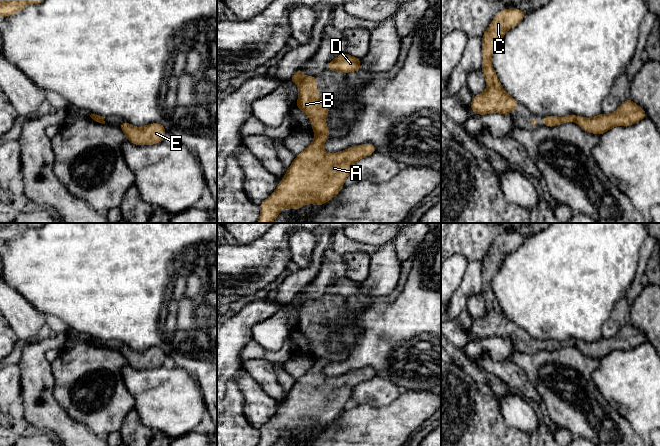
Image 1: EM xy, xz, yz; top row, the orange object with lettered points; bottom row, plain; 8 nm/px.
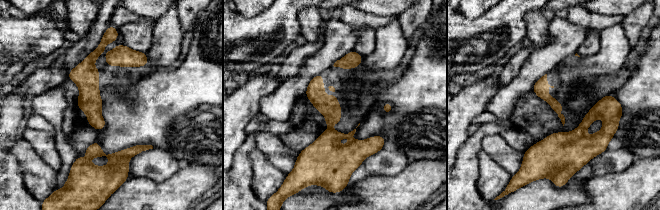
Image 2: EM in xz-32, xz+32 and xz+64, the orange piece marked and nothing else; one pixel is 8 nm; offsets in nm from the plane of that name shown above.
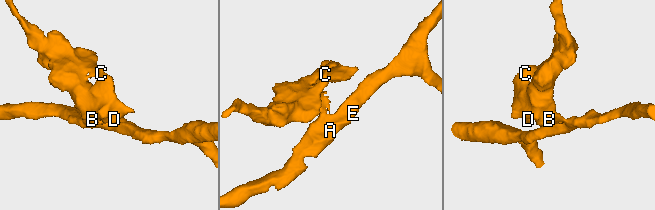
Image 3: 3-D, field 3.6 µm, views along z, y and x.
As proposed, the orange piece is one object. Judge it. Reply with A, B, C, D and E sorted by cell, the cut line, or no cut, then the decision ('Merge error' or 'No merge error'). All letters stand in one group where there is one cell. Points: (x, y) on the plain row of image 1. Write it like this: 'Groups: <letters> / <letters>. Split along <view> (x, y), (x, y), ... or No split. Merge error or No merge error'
Groups: A E / B C D. Split along xz (327, 358), (315, 359). Merge error

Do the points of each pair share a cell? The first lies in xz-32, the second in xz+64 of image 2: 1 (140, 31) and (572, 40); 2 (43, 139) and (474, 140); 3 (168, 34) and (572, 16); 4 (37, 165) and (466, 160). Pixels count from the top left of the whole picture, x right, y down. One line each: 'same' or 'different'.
1: different
2: different
3: different
4: different

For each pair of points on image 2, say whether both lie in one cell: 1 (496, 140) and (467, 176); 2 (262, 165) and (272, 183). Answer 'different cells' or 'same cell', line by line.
1: different cells
2: same cell

